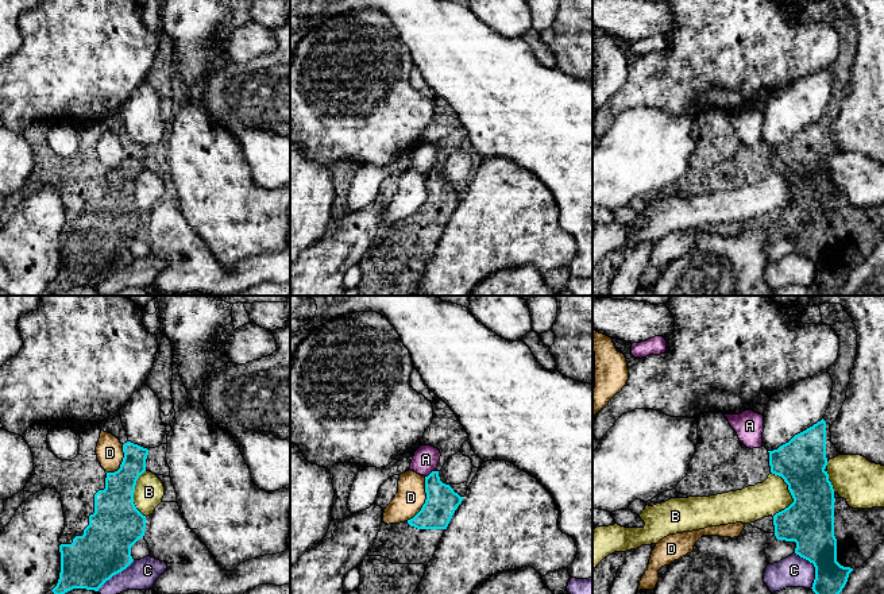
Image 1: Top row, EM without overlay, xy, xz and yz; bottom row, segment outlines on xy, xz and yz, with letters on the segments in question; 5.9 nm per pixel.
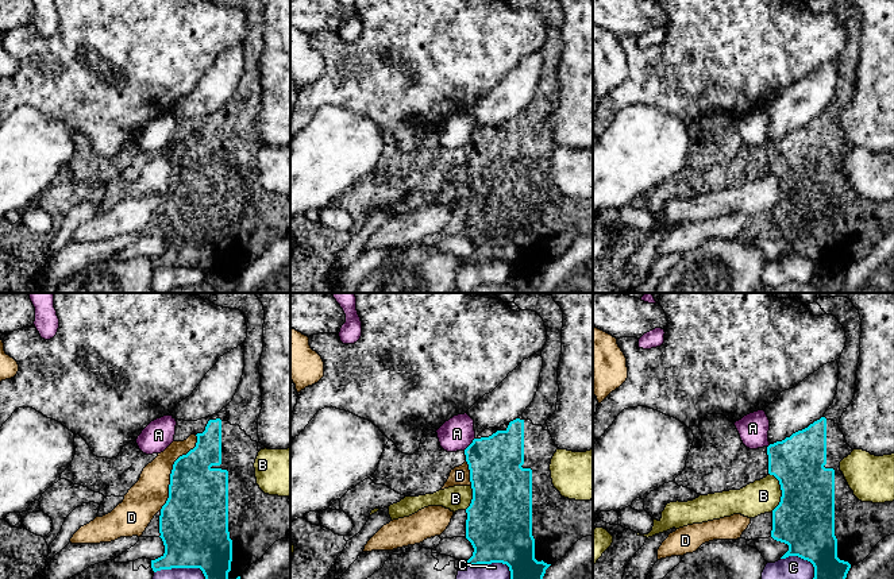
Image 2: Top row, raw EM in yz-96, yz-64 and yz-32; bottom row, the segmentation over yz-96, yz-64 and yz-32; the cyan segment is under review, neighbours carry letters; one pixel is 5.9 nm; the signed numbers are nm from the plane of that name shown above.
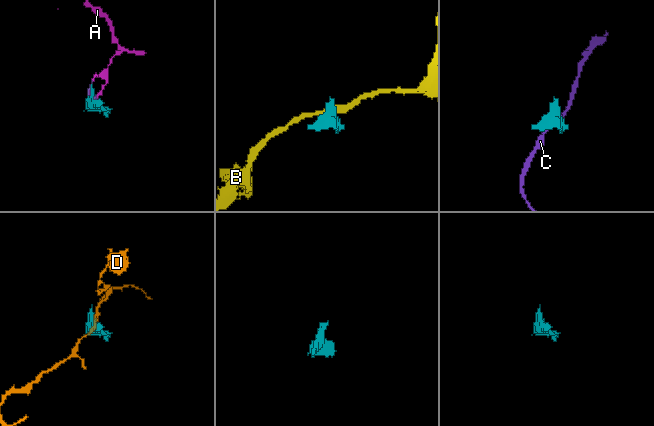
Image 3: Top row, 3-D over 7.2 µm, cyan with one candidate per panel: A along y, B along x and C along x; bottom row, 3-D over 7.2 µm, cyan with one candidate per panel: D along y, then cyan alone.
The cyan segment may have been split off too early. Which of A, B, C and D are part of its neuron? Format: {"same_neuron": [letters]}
{"same_neuron": []}

